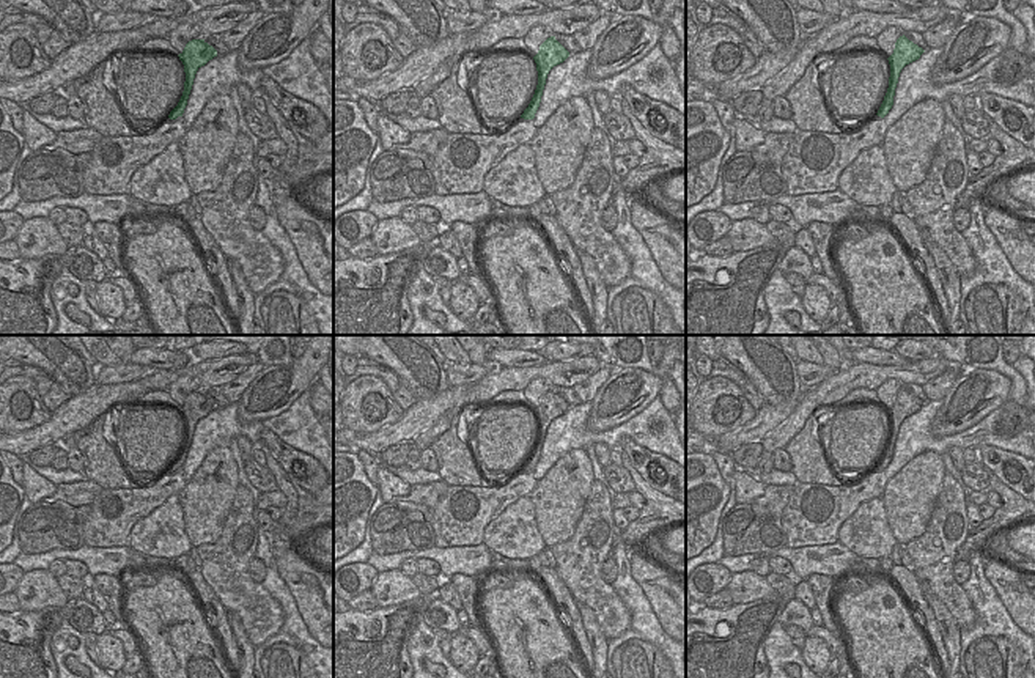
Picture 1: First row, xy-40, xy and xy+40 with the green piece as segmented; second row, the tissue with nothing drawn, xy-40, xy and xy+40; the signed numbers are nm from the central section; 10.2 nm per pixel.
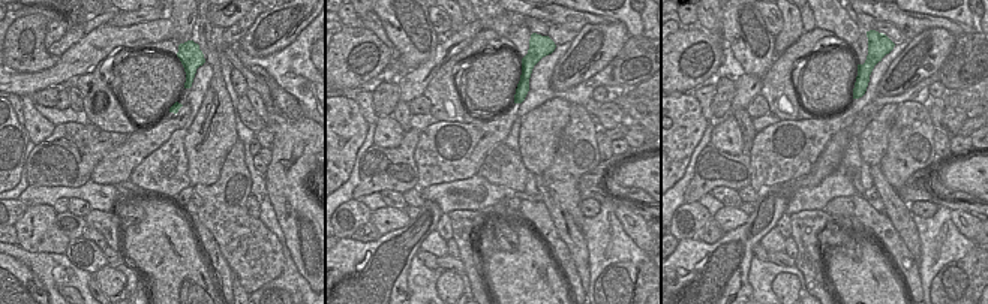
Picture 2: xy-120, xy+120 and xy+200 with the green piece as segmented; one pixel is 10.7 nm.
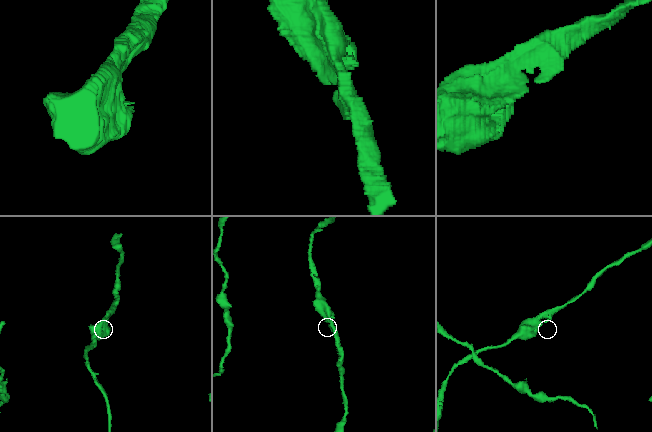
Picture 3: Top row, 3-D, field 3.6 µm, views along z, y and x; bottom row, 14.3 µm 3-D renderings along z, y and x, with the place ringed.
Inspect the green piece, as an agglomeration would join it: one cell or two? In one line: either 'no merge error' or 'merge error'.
merge error

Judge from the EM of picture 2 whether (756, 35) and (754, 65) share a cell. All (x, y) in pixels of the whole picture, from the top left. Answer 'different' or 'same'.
same

